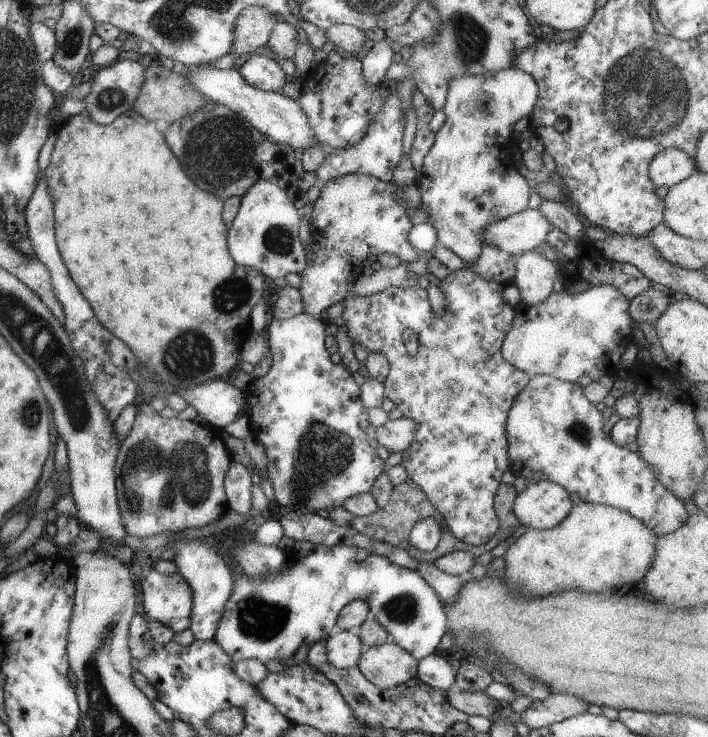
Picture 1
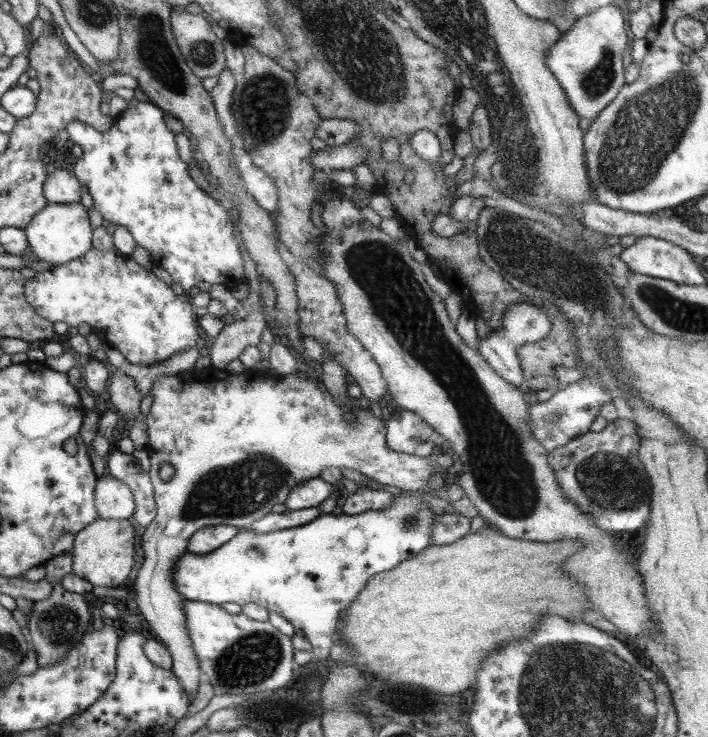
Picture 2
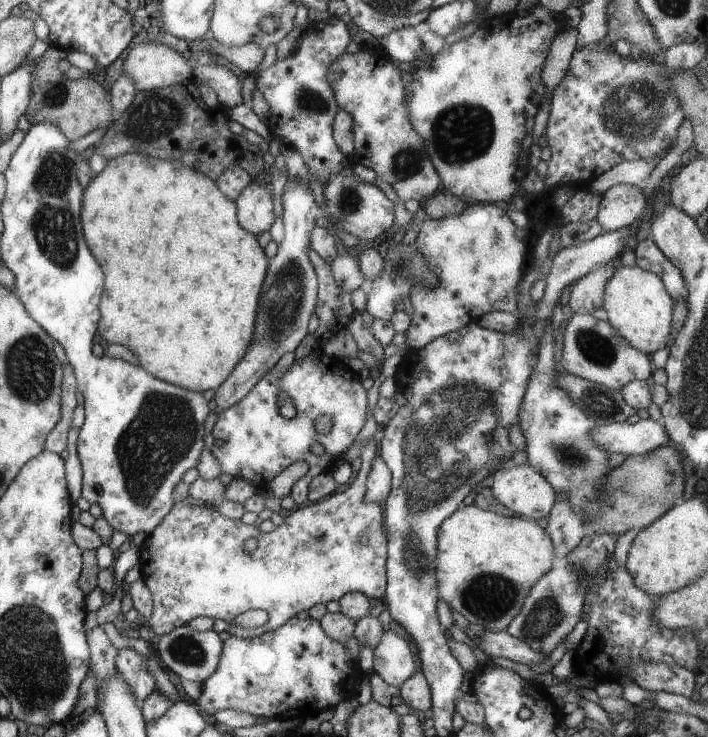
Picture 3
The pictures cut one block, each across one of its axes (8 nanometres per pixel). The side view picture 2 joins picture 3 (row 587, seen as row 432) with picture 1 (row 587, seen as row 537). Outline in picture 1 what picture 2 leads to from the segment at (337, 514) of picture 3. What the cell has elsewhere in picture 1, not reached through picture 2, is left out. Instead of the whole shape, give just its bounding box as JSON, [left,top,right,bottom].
[139,571,192,634]

